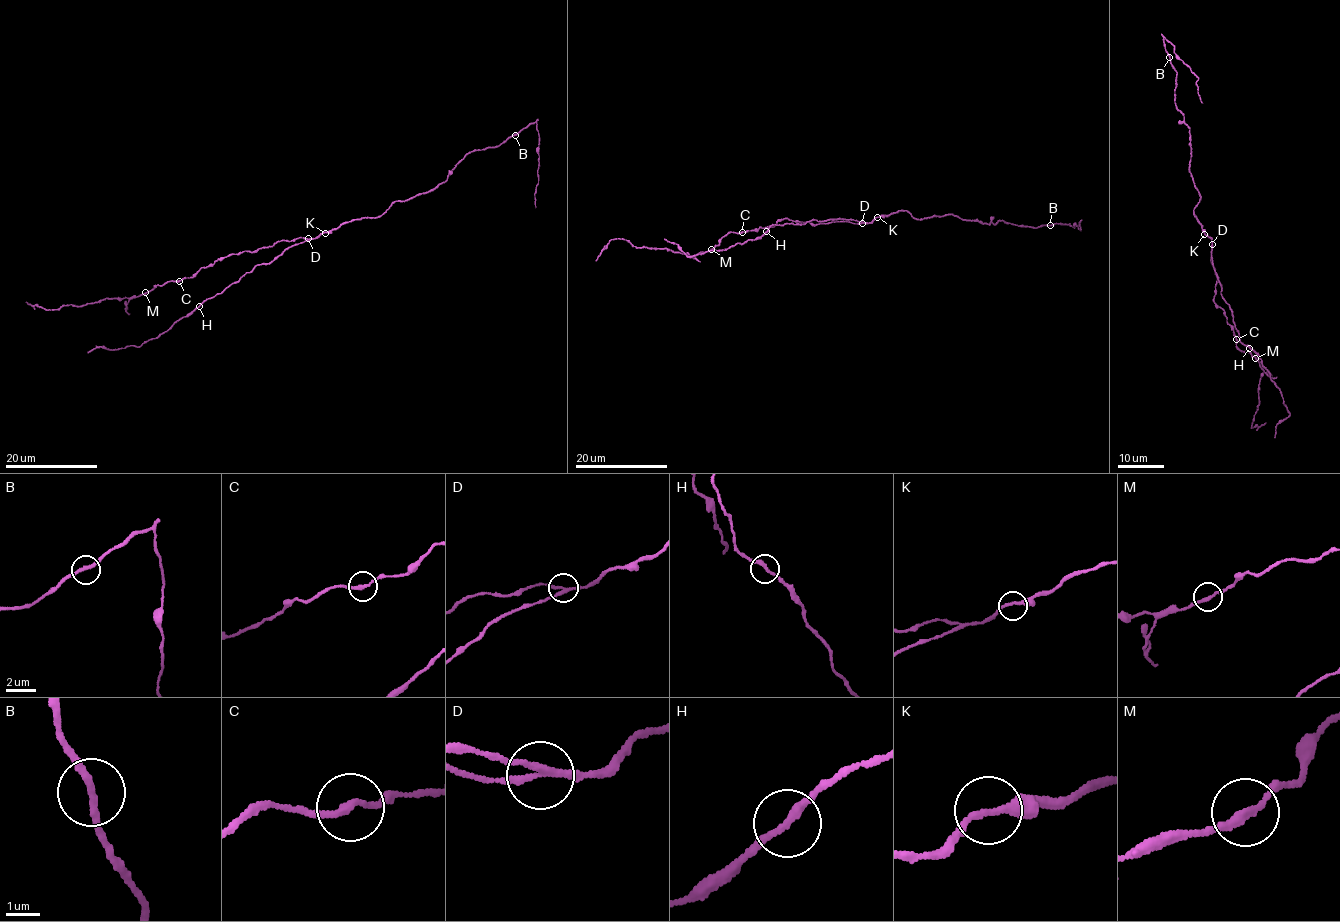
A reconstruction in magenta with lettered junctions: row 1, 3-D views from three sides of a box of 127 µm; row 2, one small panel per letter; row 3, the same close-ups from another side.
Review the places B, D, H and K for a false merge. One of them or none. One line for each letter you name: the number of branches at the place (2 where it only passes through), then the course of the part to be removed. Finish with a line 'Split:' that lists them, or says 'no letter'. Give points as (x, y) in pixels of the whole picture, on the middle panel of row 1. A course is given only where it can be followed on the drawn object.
D: branches 3; course (862, 222), (780, 219), (772, 226), (727, 233), (709, 251), (692, 255), (611, 239), (596, 260)
Split: D

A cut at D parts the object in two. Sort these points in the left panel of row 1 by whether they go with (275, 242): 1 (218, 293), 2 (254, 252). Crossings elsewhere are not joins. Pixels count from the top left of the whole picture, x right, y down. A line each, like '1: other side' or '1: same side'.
1: other side
2: same side

